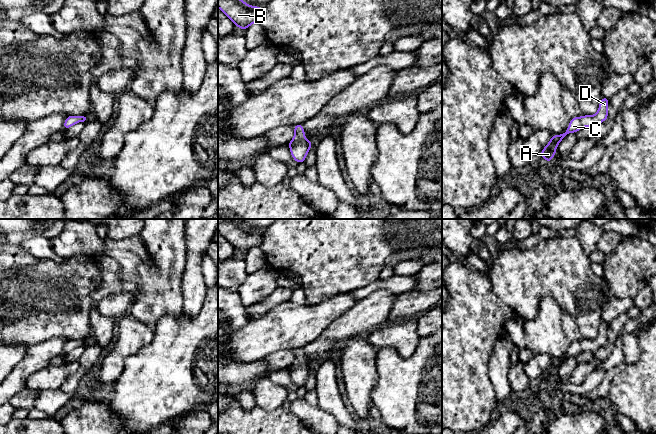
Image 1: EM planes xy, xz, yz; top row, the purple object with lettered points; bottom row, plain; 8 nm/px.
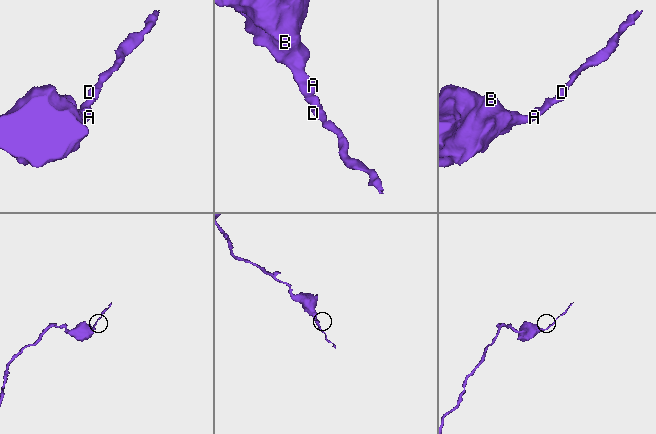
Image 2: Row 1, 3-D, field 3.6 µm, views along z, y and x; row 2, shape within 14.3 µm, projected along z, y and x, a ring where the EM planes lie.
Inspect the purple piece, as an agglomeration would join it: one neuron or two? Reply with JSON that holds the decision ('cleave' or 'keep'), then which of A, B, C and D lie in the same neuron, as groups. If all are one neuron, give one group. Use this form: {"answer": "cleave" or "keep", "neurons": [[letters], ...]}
{"answer": "keep", "neurons": [["A", "B", "C", "D"]]}

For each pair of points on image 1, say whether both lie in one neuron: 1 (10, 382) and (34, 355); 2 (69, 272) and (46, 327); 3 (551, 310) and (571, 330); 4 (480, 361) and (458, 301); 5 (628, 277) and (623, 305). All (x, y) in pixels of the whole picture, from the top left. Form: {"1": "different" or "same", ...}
{"1": "same", "2": "same", "3": "different", "4": "same", "5": "different"}

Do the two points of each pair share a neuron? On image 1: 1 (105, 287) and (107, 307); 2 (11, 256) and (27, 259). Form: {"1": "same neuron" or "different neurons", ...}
{"1": "different neurons", "2": "same neuron"}

